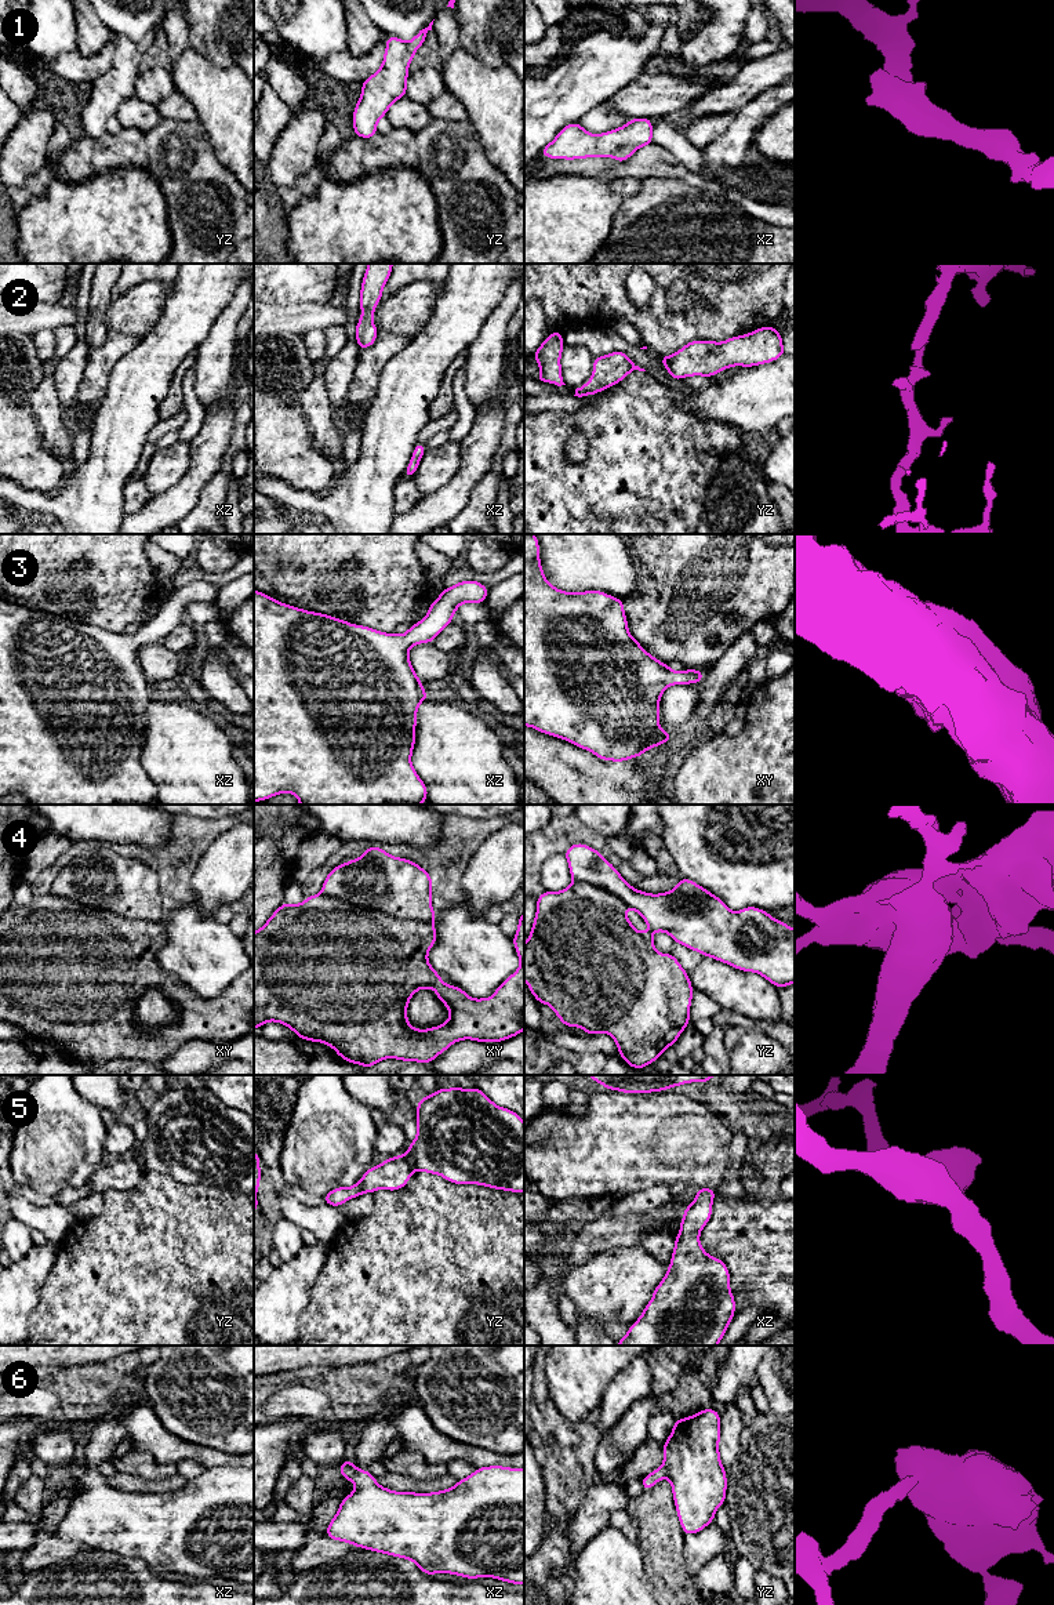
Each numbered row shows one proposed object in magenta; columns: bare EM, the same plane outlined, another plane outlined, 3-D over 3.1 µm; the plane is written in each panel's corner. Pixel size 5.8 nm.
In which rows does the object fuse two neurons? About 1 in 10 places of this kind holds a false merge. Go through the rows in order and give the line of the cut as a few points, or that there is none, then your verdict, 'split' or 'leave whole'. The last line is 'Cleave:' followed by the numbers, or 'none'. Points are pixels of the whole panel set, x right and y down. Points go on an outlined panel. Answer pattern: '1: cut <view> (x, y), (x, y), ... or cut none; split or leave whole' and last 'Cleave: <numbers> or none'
1: cut none; leave whole
2: cut none; leave whole
3: cut none; leave whole
4: cut xy (322, 892), (355, 904), (381, 910), (398, 918), (431, 922); split
5: cut none; leave whole
6: cut none; leave whole
Cleave: 4

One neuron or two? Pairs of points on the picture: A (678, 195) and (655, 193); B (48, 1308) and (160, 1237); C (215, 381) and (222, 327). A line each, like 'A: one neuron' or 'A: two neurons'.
A: one neuron
B: one neuron
C: one neuron

